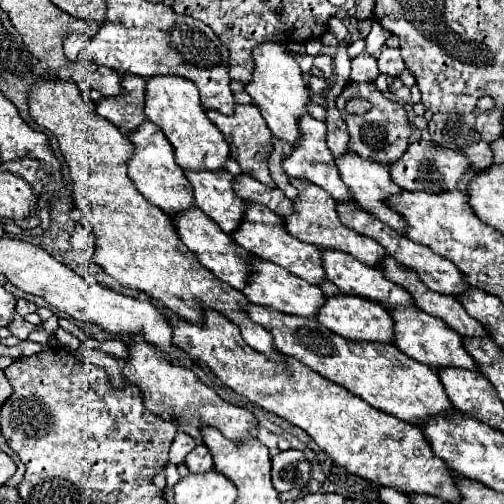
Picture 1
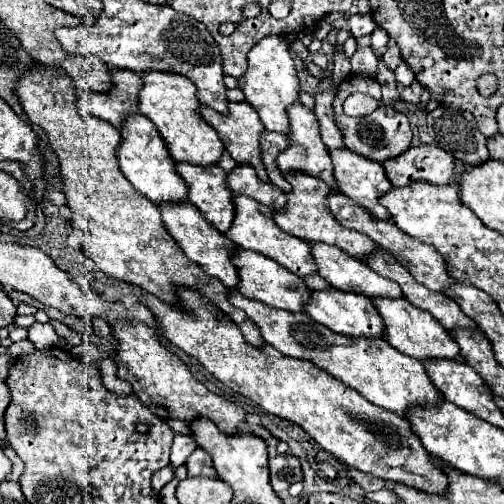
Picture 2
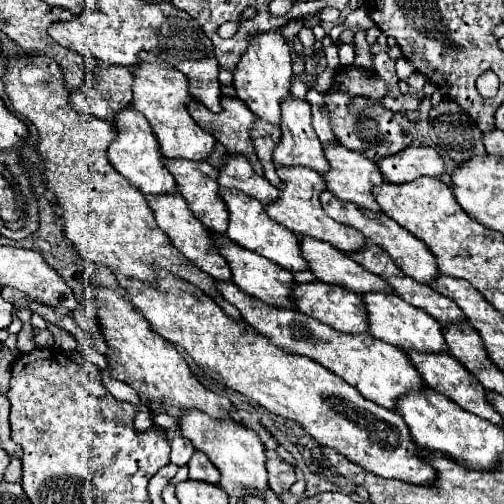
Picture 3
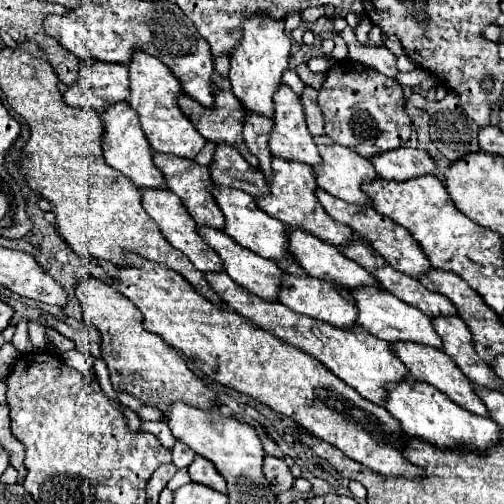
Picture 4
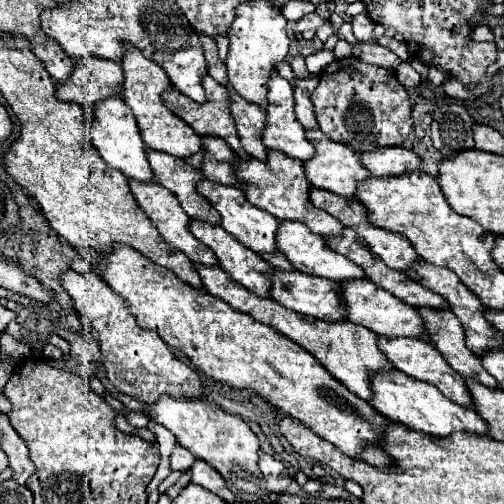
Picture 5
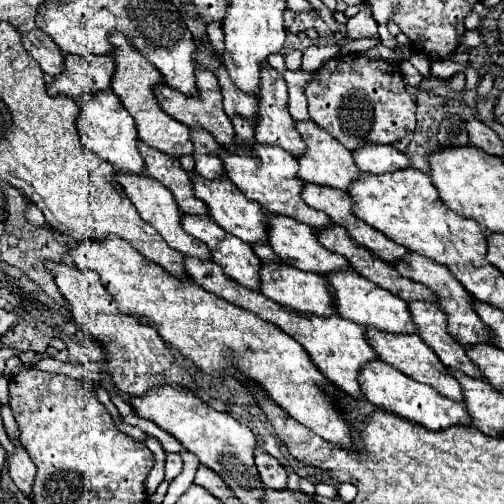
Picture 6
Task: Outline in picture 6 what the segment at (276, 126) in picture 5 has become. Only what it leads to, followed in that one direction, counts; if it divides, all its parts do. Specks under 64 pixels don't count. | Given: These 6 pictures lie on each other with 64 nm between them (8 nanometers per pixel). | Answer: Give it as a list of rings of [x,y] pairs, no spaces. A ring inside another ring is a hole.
[[[268,62],[262,64],[262,78],[260,78],[260,92],[258,92],[258,112],[256,112],[256,128],[254,128],[254,138],[260,144],[278,144],[292,156],[300,156],[306,150],[306,144],[298,130],[294,128],[294,120],[290,118],[288,112],[288,88],[280,72],[276,72]]]

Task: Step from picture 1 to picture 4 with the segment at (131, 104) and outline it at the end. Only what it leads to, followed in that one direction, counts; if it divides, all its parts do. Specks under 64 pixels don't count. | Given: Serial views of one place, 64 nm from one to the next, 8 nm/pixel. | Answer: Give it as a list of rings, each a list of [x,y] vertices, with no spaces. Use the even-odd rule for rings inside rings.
[[[82,60],[78,80],[62,94],[70,106],[90,108],[96,114],[102,114],[110,104],[128,100],[128,96],[128,68],[98,60],[90,60],[88,64]]]

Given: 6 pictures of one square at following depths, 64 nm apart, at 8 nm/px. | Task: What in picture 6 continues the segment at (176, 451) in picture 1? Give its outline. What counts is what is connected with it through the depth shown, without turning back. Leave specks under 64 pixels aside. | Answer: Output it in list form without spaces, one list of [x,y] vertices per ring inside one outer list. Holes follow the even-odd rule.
[[[178,454],[166,456],[166,480],[174,480],[182,472],[182,458]]]

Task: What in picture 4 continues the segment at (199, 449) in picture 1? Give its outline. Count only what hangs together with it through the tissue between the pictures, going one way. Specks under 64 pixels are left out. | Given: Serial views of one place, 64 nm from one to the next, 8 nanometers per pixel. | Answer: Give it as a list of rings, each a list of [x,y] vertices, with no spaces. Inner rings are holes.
[[[196,456],[194,462],[188,466],[188,472],[190,472],[190,478],[192,482],[198,482],[198,484],[204,484],[220,494],[228,494],[226,490],[226,484],[224,484],[224,478],[216,472],[216,468],[204,460],[202,456]]]

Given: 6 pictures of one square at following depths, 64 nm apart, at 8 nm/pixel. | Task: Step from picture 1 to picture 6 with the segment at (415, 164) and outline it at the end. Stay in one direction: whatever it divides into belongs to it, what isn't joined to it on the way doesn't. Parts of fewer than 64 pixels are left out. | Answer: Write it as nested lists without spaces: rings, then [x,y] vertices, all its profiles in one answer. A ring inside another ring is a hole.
[[[394,146],[358,148],[356,152],[352,152],[352,158],[362,172],[370,172],[370,174],[384,174],[410,166],[408,156],[398,152]]]

